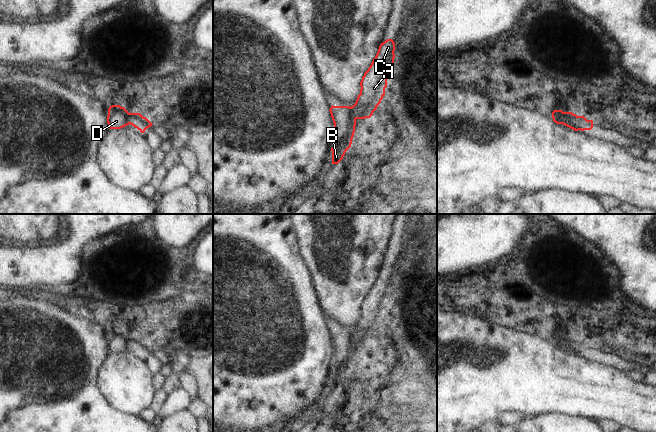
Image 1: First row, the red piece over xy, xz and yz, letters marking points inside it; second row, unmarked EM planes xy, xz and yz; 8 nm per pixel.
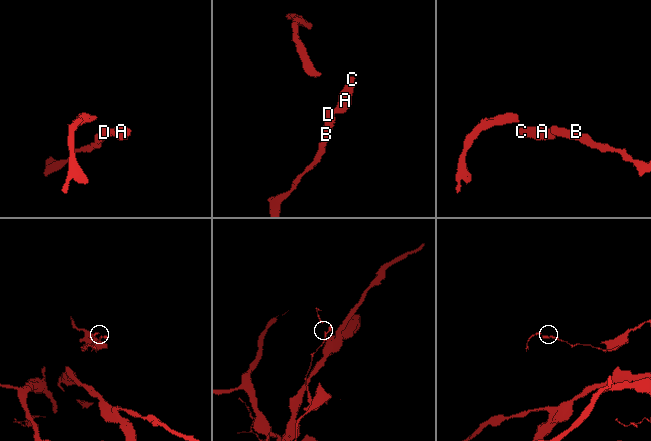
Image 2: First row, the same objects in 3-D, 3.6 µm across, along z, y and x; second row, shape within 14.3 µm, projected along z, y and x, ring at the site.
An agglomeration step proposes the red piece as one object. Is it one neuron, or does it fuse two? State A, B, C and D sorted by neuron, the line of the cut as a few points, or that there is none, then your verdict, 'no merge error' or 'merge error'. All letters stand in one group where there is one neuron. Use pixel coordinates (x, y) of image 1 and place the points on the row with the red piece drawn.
A C / B D | yz (552, 112), (554, 114), (561, 114), (562, 123) | merge error

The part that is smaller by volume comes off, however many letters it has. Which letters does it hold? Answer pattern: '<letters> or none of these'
A, C

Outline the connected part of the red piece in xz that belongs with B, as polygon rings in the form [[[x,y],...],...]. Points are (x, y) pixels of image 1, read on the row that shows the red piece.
[[[331,106],[329,109],[333,127],[332,164],[338,164],[351,147],[355,133],[356,119],[350,106]]]

